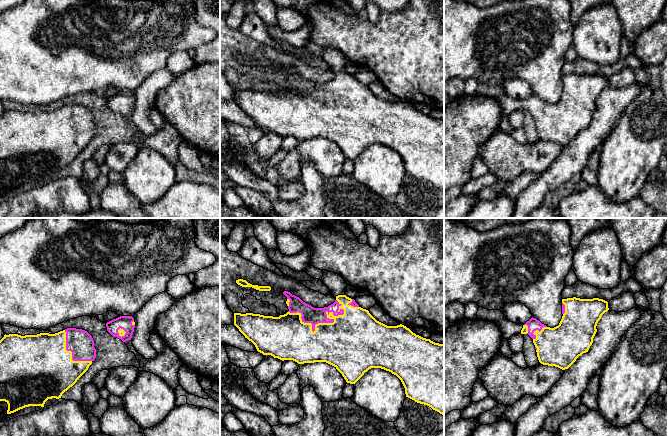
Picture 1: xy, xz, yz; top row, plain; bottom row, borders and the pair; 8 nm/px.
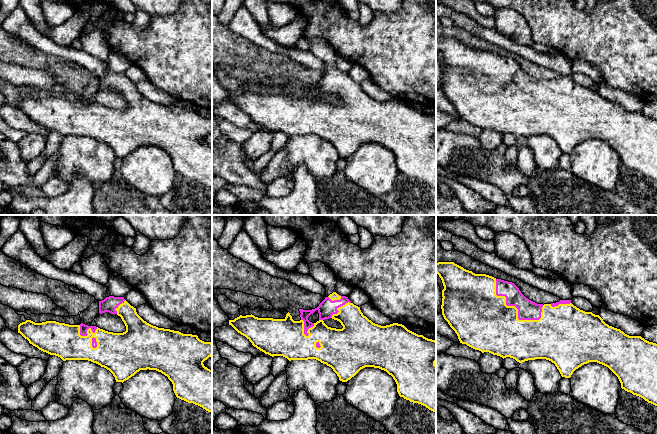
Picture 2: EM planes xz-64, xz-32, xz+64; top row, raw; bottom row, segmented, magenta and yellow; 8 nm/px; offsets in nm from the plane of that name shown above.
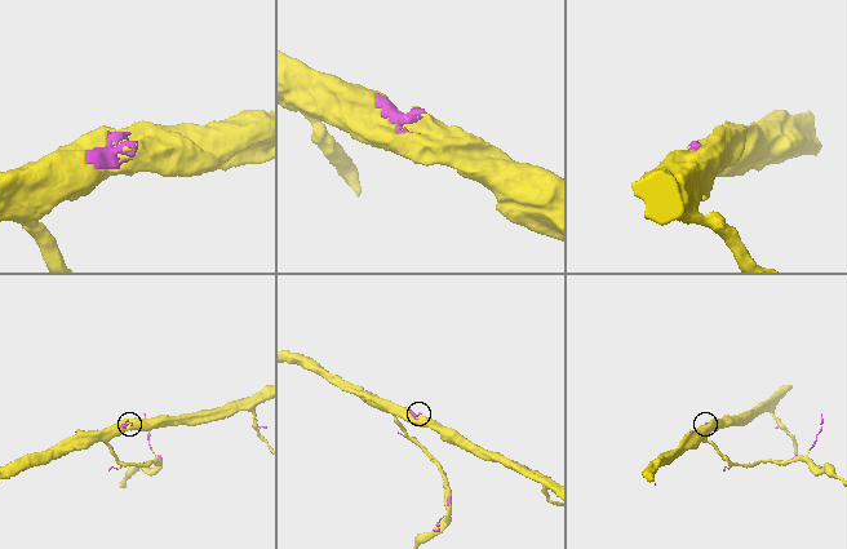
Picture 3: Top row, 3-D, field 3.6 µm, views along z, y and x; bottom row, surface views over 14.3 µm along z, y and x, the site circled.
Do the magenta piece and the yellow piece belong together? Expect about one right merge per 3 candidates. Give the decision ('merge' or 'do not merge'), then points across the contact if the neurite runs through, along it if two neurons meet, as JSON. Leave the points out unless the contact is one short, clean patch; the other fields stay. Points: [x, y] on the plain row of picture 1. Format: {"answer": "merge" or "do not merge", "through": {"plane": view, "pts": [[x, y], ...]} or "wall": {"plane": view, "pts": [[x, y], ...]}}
{"answer": "merge"}

